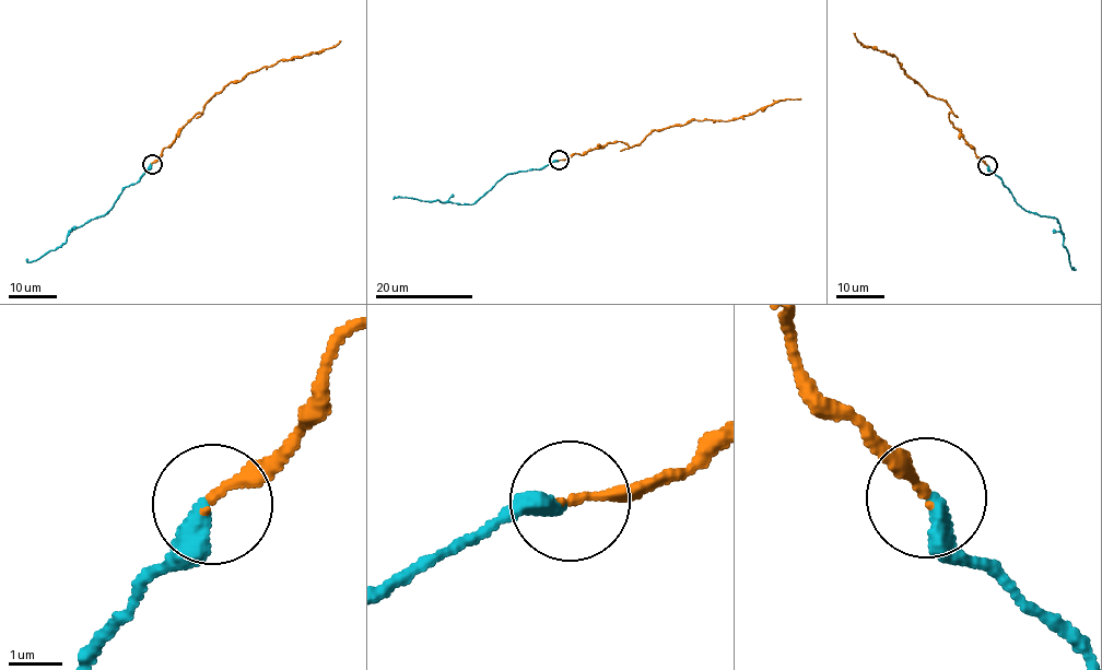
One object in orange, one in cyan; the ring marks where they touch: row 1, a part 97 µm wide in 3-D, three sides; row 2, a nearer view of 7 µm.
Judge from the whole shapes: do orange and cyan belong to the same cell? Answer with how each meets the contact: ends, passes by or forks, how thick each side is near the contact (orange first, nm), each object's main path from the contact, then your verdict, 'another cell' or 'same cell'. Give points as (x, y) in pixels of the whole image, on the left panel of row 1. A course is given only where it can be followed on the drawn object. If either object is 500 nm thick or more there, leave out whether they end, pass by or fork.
orange ends | cyan ends | 160/360 nm | orange via (152, 164), (209, 100), (230, 83), (242, 81), (247, 73), (280, 61), (335, 47), (341, 40) | cyan via (151, 164), (136, 184), (127, 186), (105, 214), (72, 228), (67, 241), (55, 249), (36, 259), (25, 259) | same cell

